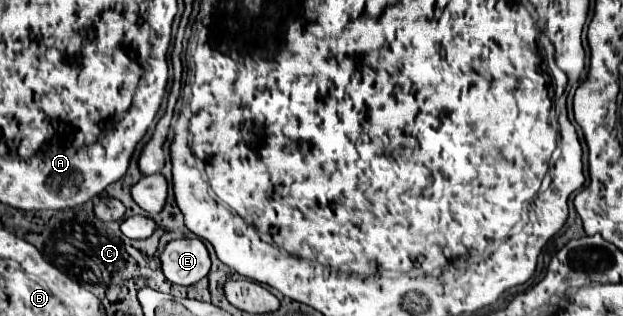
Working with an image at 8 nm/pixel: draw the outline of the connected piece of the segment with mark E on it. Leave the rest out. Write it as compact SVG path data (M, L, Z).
M199 237L171 241L161 255L161 263L165 277L177 285L195 285L211 269L209 251Z

